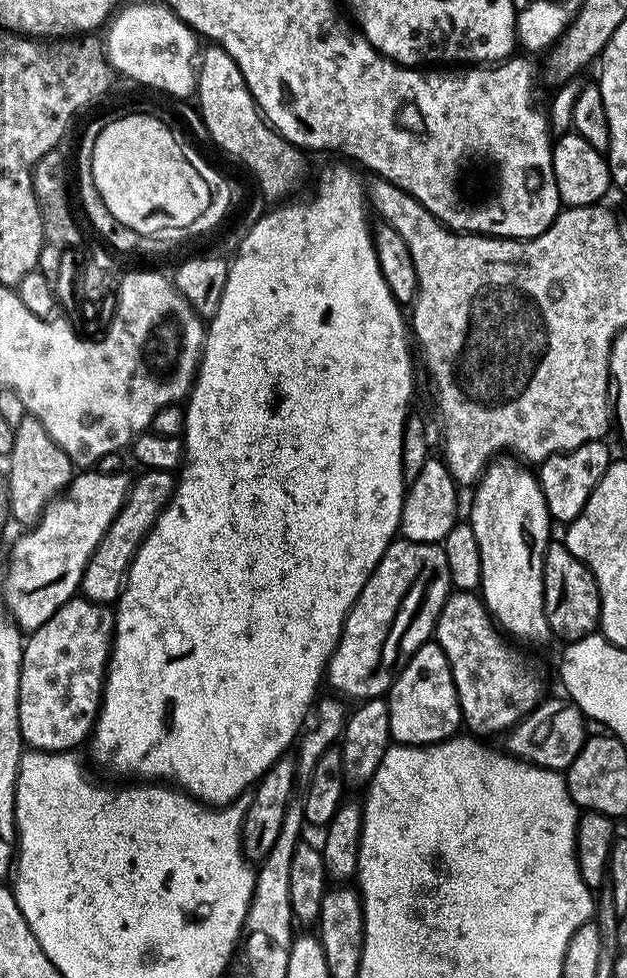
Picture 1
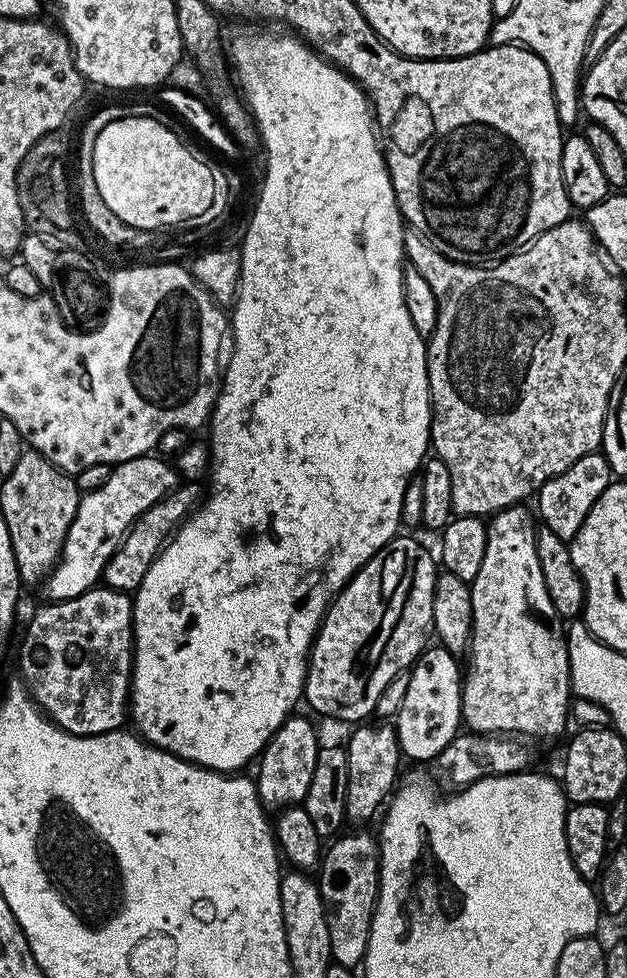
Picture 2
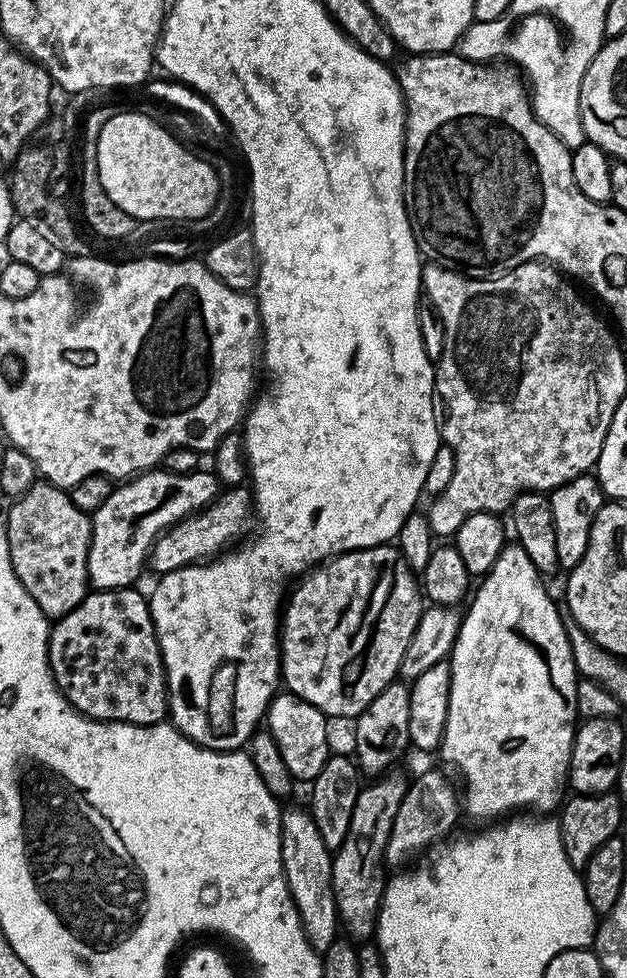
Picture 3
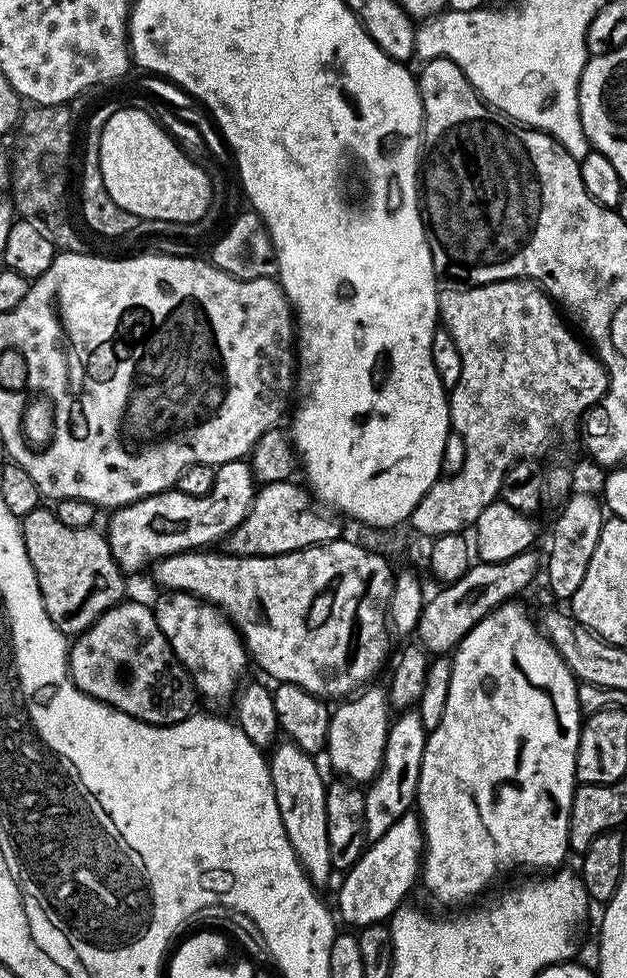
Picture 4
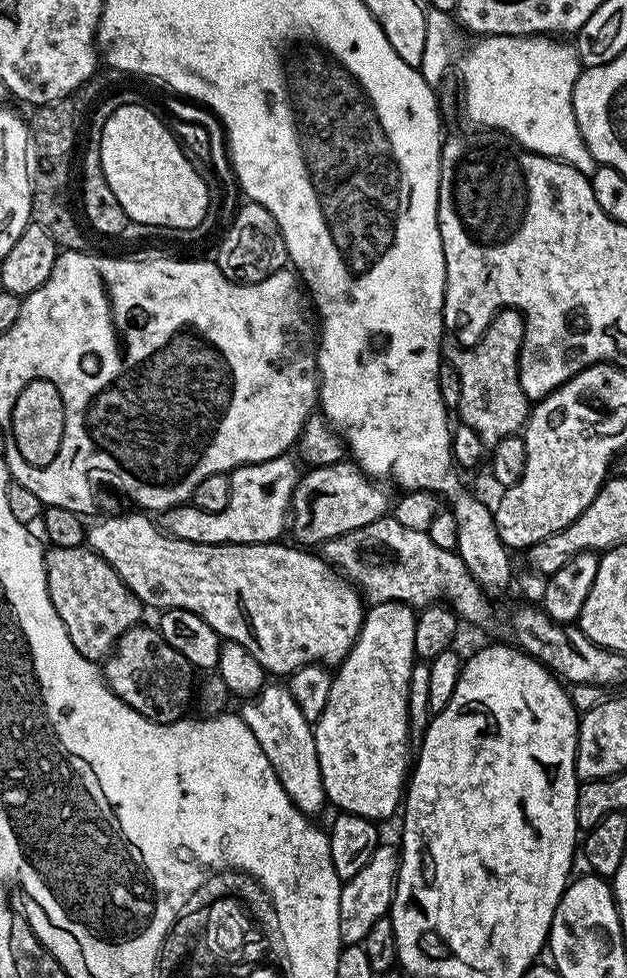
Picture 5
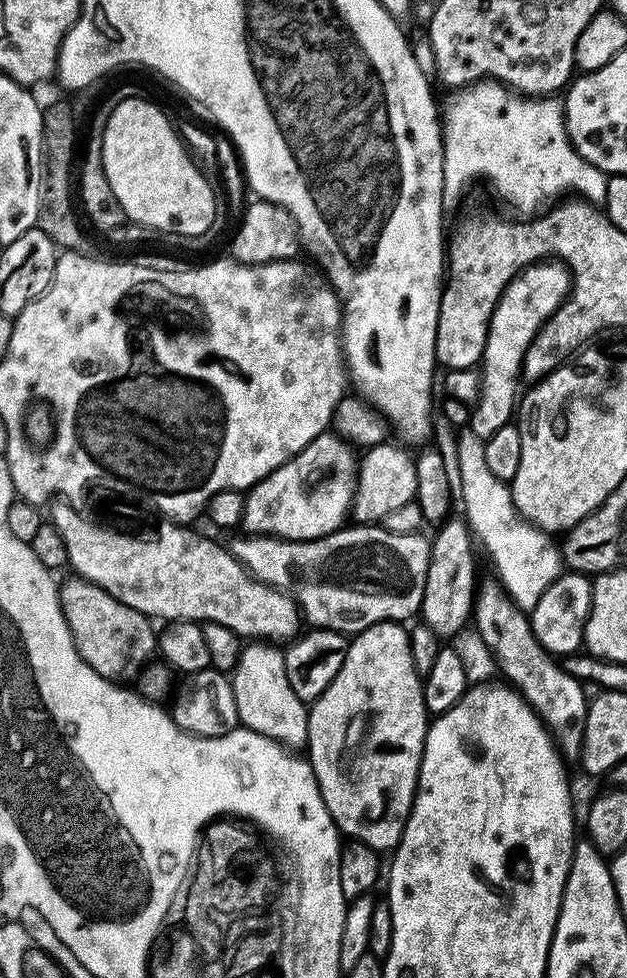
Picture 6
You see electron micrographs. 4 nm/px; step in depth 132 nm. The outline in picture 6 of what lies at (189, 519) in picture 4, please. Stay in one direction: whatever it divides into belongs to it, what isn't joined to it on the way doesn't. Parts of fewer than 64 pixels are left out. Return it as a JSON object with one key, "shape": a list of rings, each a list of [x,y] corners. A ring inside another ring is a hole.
{"shape":[[[331,430],[323,432],[278,470],[247,489],[243,531],[281,540],[317,540],[337,532],[345,527],[352,511],[357,471],[358,456],[352,445]]]}

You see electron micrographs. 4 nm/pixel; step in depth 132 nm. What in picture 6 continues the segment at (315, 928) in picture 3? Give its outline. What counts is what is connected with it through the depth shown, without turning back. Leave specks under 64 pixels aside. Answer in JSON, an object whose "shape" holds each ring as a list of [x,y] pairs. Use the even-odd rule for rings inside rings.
{"shape":[[[245,643],[230,679],[234,690],[234,706],[238,706],[238,718],[243,727],[283,744],[289,750],[300,750],[307,745],[309,705],[300,700],[298,694],[294,694],[286,678],[283,651],[275,643]]]}

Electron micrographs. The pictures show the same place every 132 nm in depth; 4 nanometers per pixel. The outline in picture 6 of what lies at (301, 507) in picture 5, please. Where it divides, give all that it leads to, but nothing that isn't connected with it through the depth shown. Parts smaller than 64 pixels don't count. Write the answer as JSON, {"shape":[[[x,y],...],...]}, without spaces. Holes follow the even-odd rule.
{"shape":[[[385,442],[367,449],[359,461],[356,493],[352,499],[350,513],[351,519],[356,524],[379,525],[386,518],[386,514],[391,514],[393,510],[415,501],[418,490],[418,470],[413,453],[408,453],[411,451],[399,443],[396,443],[397,445],[392,443]]]}

